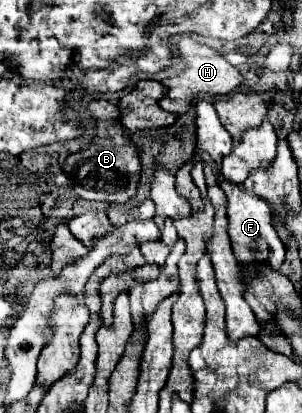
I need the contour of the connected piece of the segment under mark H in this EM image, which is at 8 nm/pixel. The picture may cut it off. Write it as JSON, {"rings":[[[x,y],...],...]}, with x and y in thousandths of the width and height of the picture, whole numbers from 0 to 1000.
{"rings":[[[613,87],[599,92],[599,107],[593,107],[593,126],[599,126],[599,140],[613,145],[613,169],[586,184],[573,184],[573,194],[540,194],[540,203],[560,213],[560,228],[540,232],[526,242],[526,257],[553,271],[579,271],[579,276],[606,276],[626,266],[626,257],[639,252],[639,242],[652,242],[659,232],[719,232],[719,228],[758,228],[772,218],[785,218],[798,203],[805,203],[805,184],[798,174],[765,160],[738,136],[732,126],[679,111],[679,107],[659,107],[646,102],[639,92]]]}

